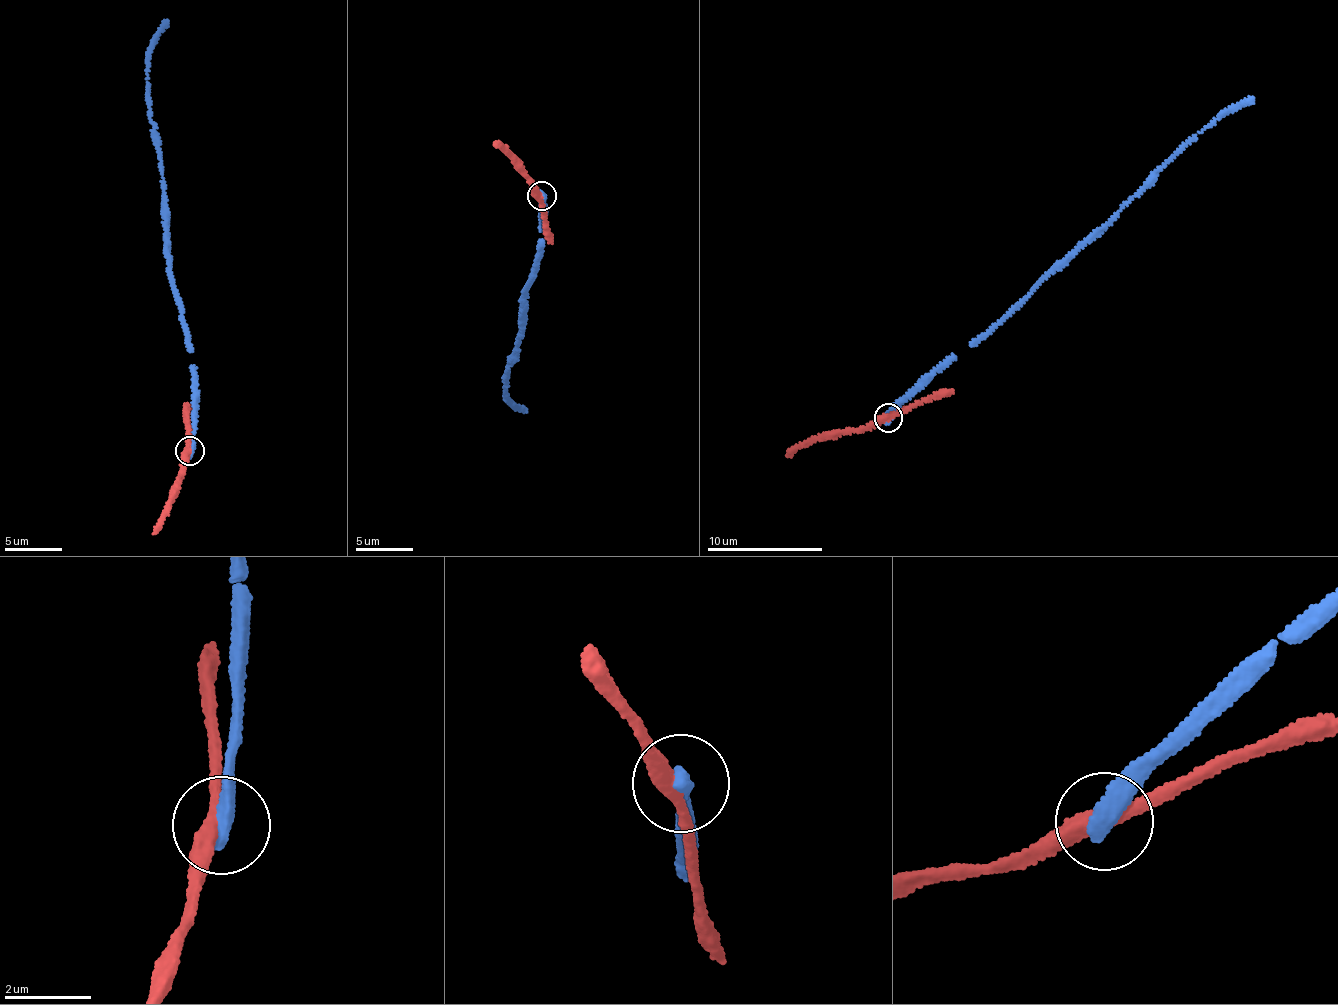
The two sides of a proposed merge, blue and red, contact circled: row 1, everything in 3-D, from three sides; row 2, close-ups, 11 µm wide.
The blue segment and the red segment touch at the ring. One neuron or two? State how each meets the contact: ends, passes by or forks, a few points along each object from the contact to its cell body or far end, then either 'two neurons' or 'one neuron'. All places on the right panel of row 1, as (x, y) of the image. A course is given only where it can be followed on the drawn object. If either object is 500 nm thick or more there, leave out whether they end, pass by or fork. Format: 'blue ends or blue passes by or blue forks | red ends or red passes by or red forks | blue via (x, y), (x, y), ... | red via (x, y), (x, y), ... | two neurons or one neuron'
blue ends | red passes by | blue via (888, 418), (892, 408), (984, 338), (1182, 145), (1211, 121), (1253, 97) | red via (888, 418), (858, 430), (829, 432), (786, 456) | two neurons

